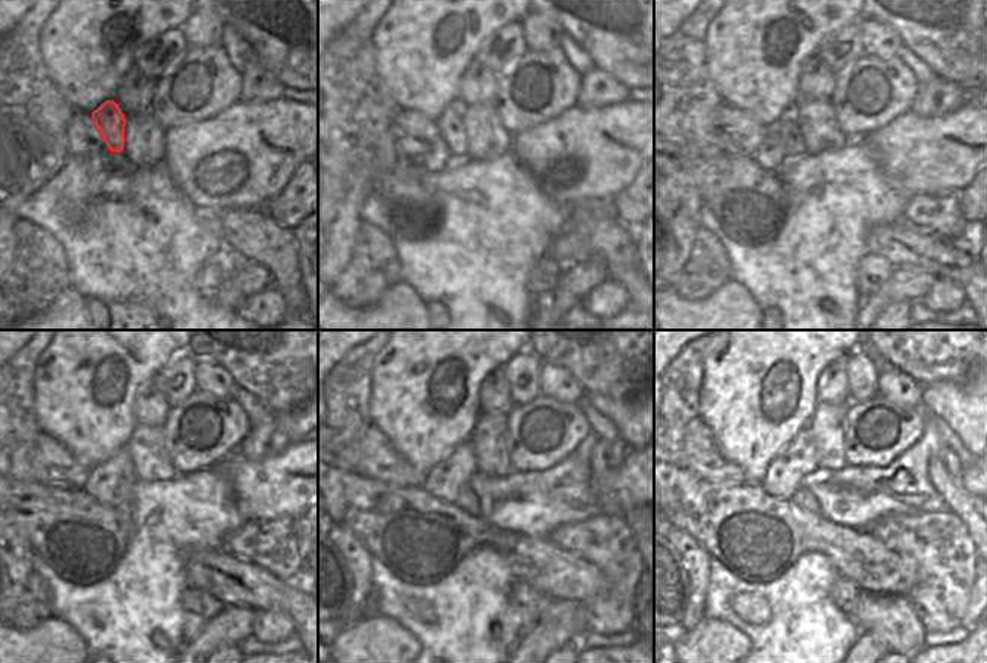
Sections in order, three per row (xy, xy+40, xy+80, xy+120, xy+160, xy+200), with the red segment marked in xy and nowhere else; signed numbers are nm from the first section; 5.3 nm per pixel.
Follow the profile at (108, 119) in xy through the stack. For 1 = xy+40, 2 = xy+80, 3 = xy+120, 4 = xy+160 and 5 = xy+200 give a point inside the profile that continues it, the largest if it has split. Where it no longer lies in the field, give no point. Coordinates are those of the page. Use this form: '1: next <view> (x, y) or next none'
1: next xy+40 (449, 125)
2: next xy+80 (786, 126)
3: next xy+120 (123, 491)
4: next xy+160 (467, 500)
5: next xy+200 (803, 498)

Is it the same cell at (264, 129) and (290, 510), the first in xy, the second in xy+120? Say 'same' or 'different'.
same

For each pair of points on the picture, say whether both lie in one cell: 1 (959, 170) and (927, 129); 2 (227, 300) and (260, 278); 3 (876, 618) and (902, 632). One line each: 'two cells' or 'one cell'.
1: one cell
2: two cells
3: one cell

